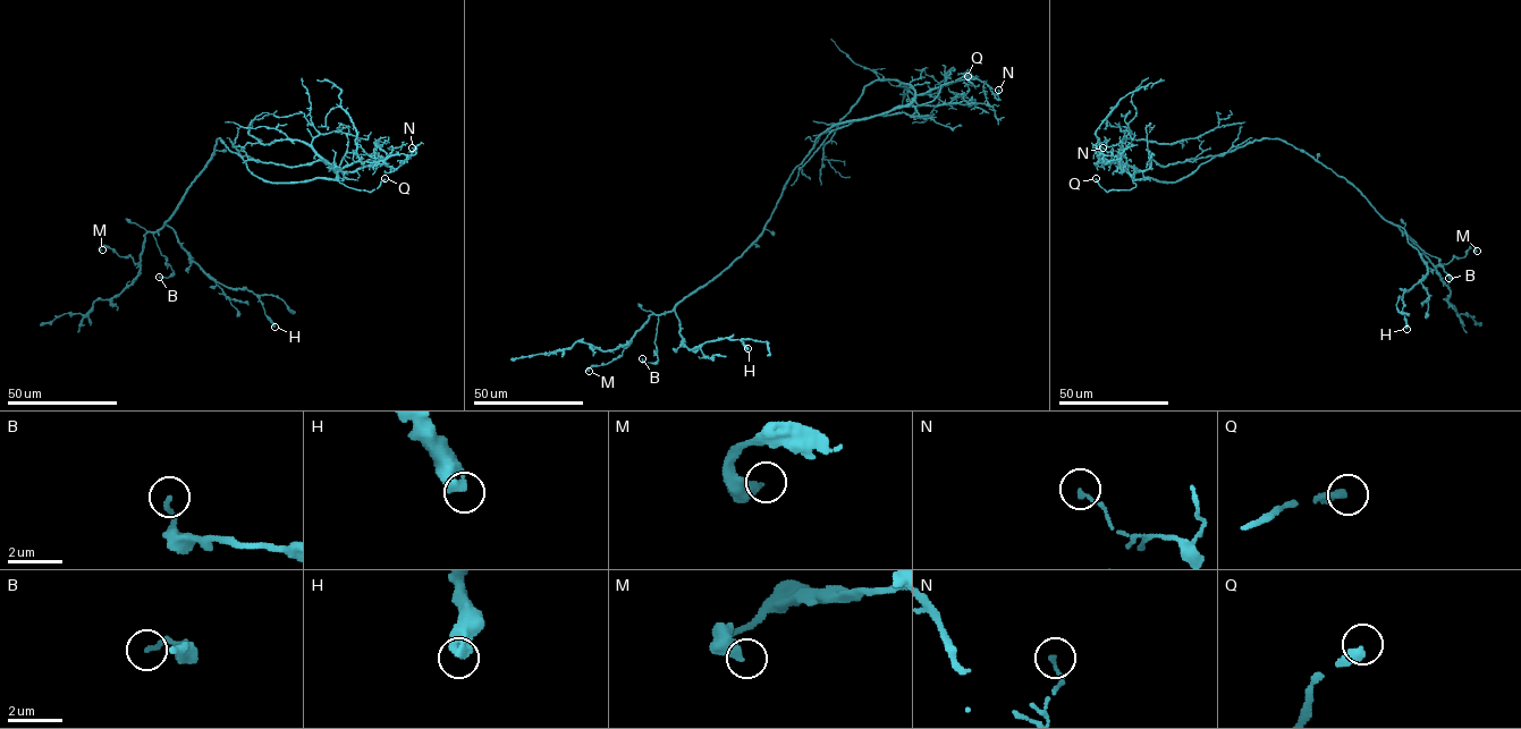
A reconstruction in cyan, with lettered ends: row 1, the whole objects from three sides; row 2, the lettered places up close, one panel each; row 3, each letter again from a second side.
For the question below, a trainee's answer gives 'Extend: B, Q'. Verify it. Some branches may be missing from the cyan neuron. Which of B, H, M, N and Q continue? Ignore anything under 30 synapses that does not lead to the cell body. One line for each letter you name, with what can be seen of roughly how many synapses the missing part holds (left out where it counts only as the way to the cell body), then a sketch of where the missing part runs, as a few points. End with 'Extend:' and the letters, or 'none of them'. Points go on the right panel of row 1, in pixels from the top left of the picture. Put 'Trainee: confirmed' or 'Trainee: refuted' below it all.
Q: (1096, 178), (1083, 175), (1079, 179)
Extend: Q
Trainee: refuted

